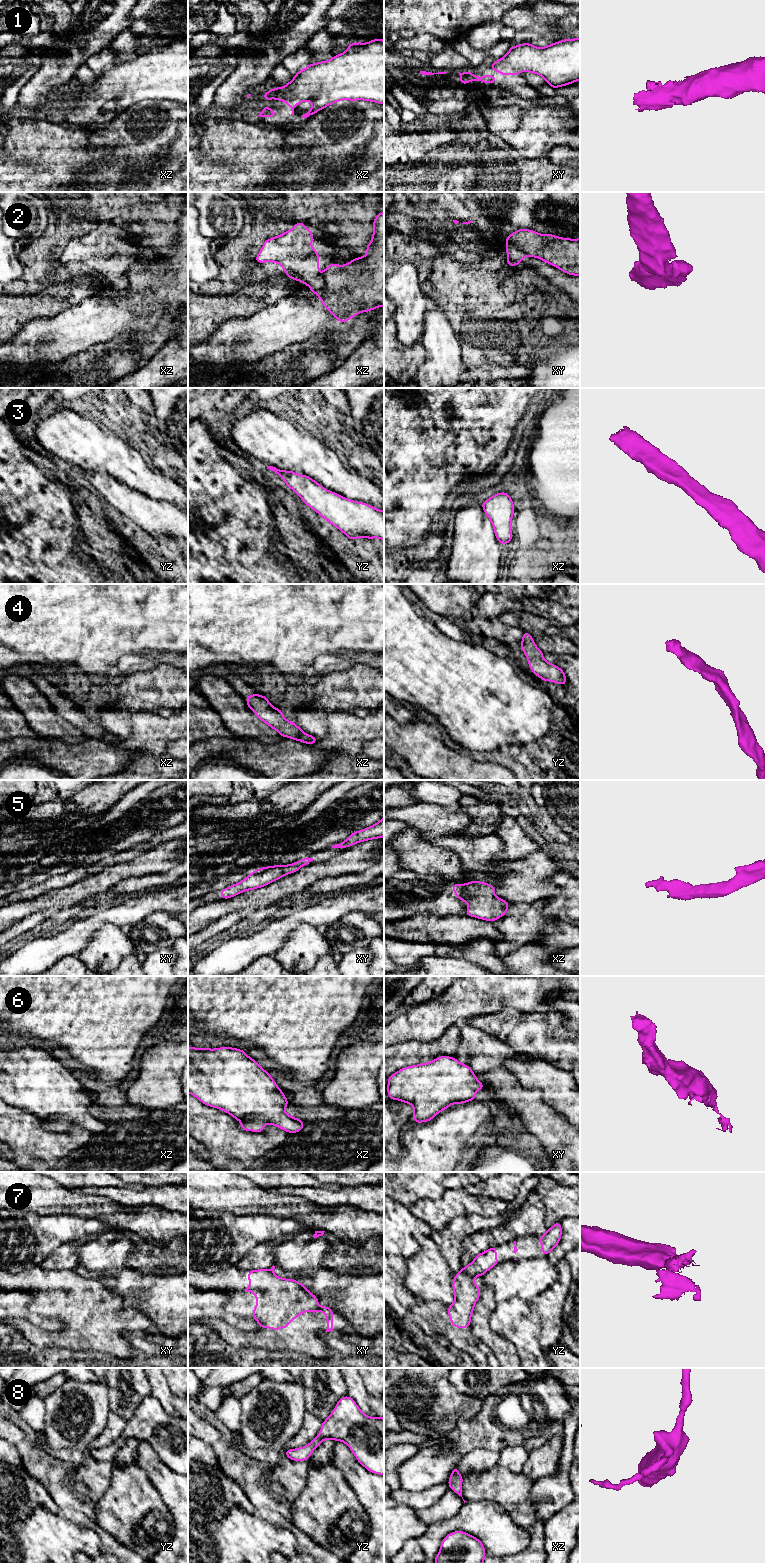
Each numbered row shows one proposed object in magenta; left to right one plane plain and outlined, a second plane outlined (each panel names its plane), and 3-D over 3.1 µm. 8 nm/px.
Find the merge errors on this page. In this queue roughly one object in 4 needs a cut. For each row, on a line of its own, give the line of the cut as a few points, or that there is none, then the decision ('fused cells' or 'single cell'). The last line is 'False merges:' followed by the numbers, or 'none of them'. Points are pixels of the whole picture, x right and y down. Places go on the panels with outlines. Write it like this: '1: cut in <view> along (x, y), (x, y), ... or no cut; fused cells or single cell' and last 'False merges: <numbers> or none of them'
1: no cut; single cell
2: cut in xy along (506, 244), (516, 246), (527, 255); fused cells
3: no cut; single cell
4: no cut; single cell
5: no cut; single cell
6: no cut; single cell
7: cut in yz along (461, 1270), (473, 1279); fused cells
8: no cut; single cell
False merges: 2, 7

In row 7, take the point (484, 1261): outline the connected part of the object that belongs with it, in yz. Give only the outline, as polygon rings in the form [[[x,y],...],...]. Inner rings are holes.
[[[494,1246],[476,1255],[475,1259],[469,1265],[462,1268],[462,1271],[474,1279],[478,1276],[483,1276],[488,1270],[499,1263],[497,1261],[496,1246]]]

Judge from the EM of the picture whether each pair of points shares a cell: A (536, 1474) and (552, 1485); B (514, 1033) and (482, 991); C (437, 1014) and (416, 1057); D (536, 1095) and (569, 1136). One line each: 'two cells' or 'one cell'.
A: two cells
B: two cells
C: two cells
D: one cell

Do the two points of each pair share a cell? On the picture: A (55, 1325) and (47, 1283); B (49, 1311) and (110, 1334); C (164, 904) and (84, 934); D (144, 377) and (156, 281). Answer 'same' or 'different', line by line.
A: different
B: same
C: same
D: different

